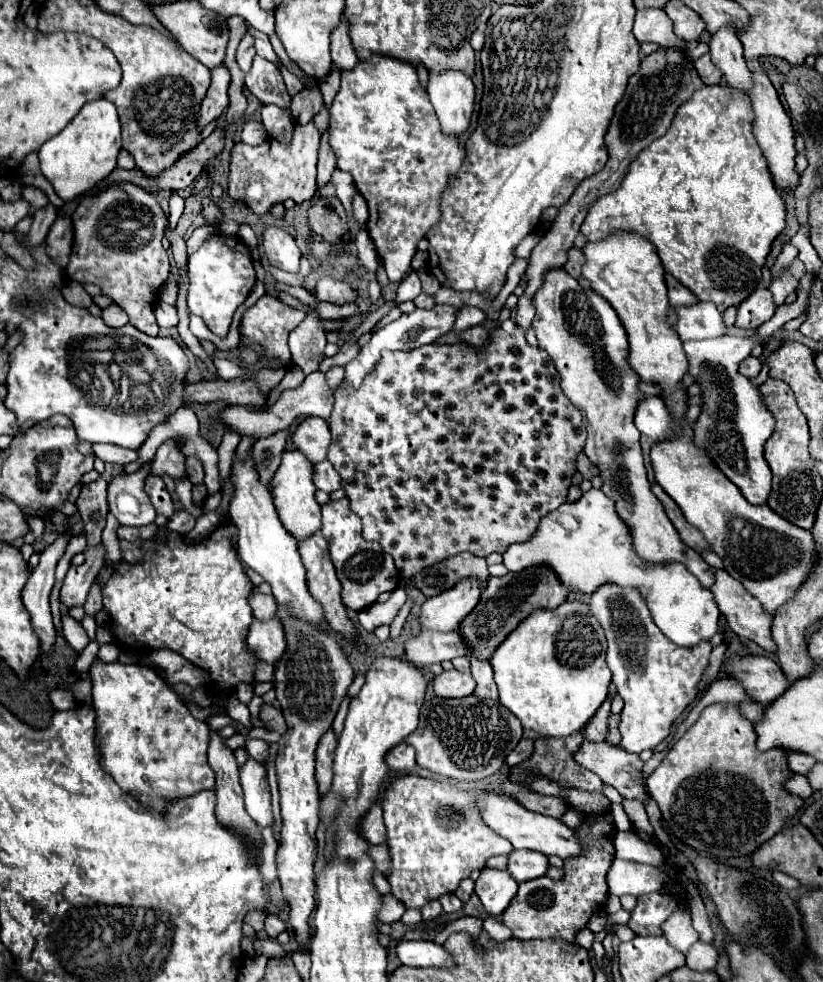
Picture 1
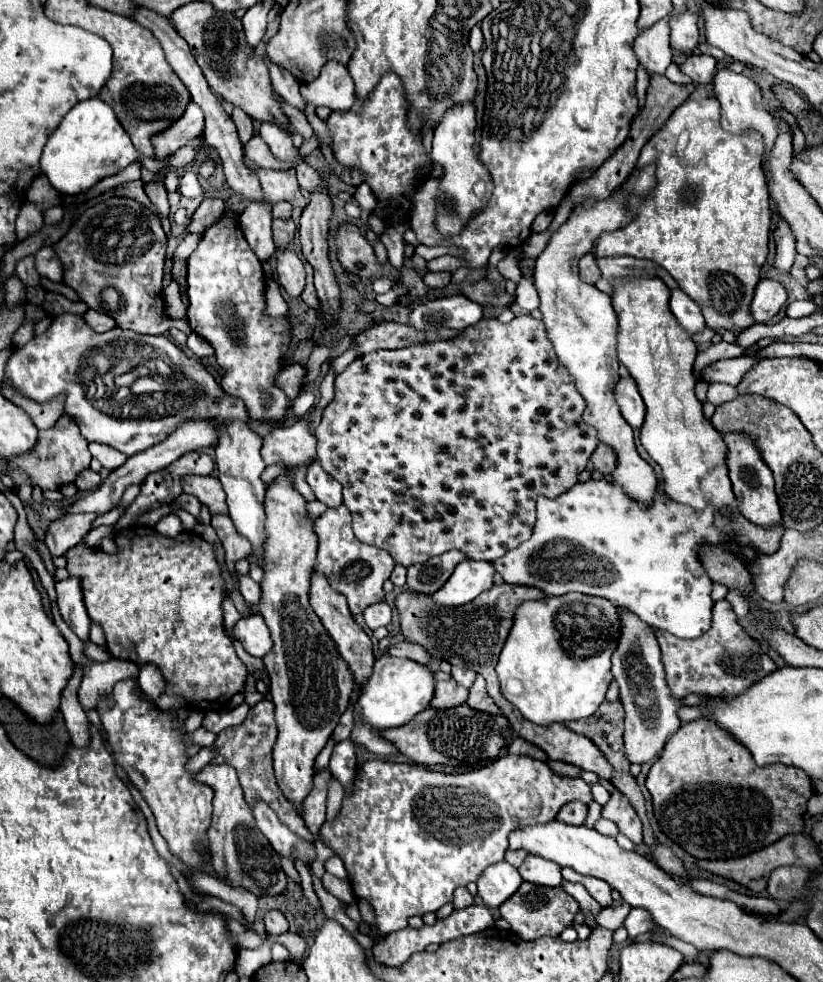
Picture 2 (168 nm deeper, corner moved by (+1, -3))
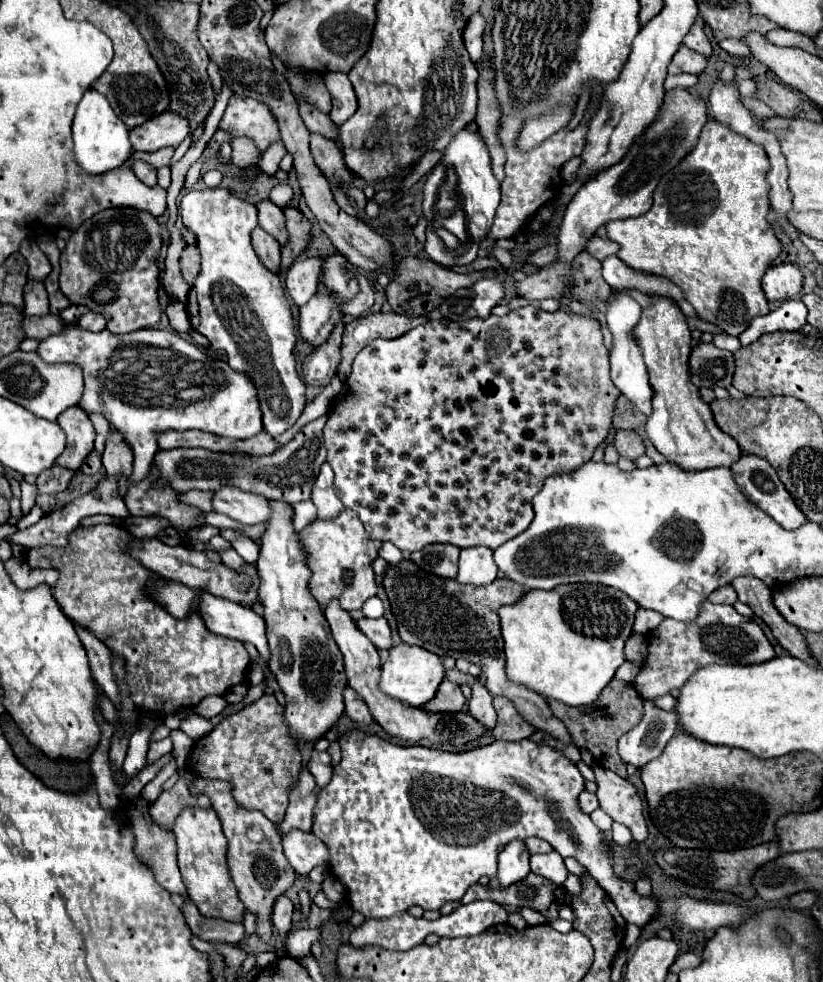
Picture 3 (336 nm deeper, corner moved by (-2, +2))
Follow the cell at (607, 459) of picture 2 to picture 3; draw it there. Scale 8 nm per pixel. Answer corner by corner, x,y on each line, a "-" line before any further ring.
619,430
619,432
615,434
613,446
617,448
619,456
629,458
629,460
635,460
635,458
639,458
639,456
645,454
641,436
637,436
637,434
633,434
633,432
623,432
623,430

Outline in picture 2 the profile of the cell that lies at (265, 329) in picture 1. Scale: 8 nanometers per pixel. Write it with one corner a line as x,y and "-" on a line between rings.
270,279
270,281
268,281
266,299
268,299
268,313
270,313
272,317
290,317
290,313
288,313
288,303
286,303
284,297
280,295
276,279

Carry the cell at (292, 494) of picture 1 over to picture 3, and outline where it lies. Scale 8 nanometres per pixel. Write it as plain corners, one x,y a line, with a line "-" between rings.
271,500
269,506
273,514
267,520
257,560
261,580
259,602
263,604
271,650
269,670
275,674
277,684
285,694
283,718
289,736
297,744
307,744
323,738
345,714
343,690
347,688
347,676
343,654
331,636
319,602
309,590
311,570
307,566
307,552
301,544
301,536
293,526
293,506
283,500

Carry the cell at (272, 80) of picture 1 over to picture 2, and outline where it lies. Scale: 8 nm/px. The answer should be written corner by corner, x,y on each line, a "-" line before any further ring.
280,97
280,105
282,105
282,109
284,109
284,113
288,115
288,119
290,119
290,125
292,125
292,129
296,131
296,133
300,133
302,137
304,137
304,141
308,141
312,135
314,135
314,131
312,131
312,127
310,127
310,123
306,121
306,115
302,113
302,111
298,111
298,109
294,109
294,107
290,107
282,97

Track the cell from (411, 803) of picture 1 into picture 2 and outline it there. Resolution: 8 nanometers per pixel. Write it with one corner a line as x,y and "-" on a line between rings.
506,753
492,765
454,775
430,771
420,765
374,759
356,769
352,793
344,797
336,819
322,825
318,837
344,861
354,895
372,905
378,931
388,935
408,927
408,917
438,911
450,903
456,887
478,881
488,865
504,859
508,835
514,829
554,821
568,801
592,801
586,781
582,777
556,775
544,761
528,755

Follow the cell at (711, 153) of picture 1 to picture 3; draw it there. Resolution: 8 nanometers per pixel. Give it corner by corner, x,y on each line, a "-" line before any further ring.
709,118
701,132
699,144
661,178
655,190
653,208
641,218
609,222
607,238
621,246
617,256
631,268
667,276
675,282
685,292
687,302
691,302
701,320
719,326
731,336
739,336
755,316
769,312
761,290
761,278
781,252
781,244
767,222
767,172
769,158
761,146

